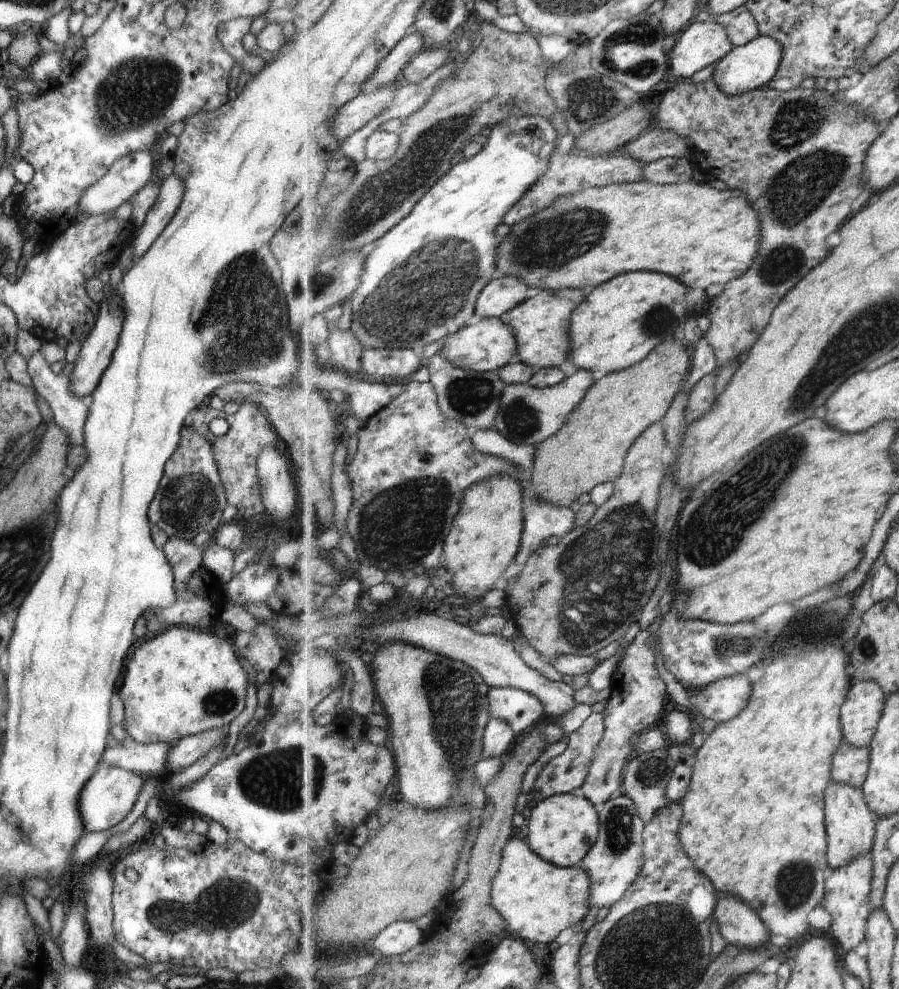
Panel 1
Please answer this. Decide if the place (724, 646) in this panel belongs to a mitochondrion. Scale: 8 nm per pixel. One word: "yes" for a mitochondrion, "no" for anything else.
yes

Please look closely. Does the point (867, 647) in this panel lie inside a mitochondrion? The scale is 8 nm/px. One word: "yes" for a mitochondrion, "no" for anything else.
yes

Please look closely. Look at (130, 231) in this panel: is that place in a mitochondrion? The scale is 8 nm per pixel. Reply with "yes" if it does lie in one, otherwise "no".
no

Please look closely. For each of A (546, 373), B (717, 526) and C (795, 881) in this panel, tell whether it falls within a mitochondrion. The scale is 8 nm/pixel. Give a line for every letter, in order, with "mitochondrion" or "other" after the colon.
A: other
B: mitochondrion
C: mitochondrion

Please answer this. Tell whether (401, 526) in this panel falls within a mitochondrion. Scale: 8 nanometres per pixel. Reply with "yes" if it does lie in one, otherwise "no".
yes

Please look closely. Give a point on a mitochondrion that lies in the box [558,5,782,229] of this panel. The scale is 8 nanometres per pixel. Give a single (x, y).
(641, 34)

